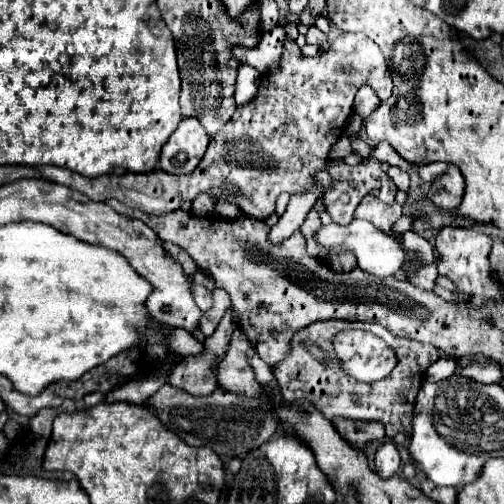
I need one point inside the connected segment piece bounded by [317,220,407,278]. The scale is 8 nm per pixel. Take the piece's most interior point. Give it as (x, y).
(377, 252)

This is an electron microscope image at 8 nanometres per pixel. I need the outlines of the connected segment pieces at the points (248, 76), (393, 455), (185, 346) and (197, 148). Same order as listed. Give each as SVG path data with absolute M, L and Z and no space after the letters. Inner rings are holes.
M241 66L239 74L237 74L237 88L235 88L235 102L247 104L251 102L251 98L257 94L257 70L253 70L251 66Z
M387 442L383 444L377 454L375 454L375 472L387 480L391 476L395 476L399 472L399 464L401 464L401 456L399 456L399 450L393 442Z
M175 328L169 336L169 352L171 354L181 354L181 356L189 356L189 354L199 354L201 352L203 342L199 342L197 338L193 338L193 334L189 334L183 328Z
M183 118L161 150L159 166L169 174L191 174L209 146L209 136L197 118Z

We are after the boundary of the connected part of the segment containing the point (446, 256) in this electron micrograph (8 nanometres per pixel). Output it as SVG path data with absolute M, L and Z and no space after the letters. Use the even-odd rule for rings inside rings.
M443 226L439 228L439 234L435 238L435 248L439 254L439 274L447 276L455 286L457 292L467 292L471 296L469 306L479 306L485 300L503 300L501 298L501 286L499 282L491 276L491 266L489 266L489 250L493 246L493 240L467 226Z

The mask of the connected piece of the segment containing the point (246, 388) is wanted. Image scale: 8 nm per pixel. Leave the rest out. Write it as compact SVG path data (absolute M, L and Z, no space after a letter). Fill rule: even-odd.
M235 330L231 338L231 348L225 358L225 362L217 368L219 386L225 390L233 390L239 394L257 394L261 392L259 382L255 380L255 374L251 366L245 360L245 352L249 348L249 340L245 338L243 330Z

